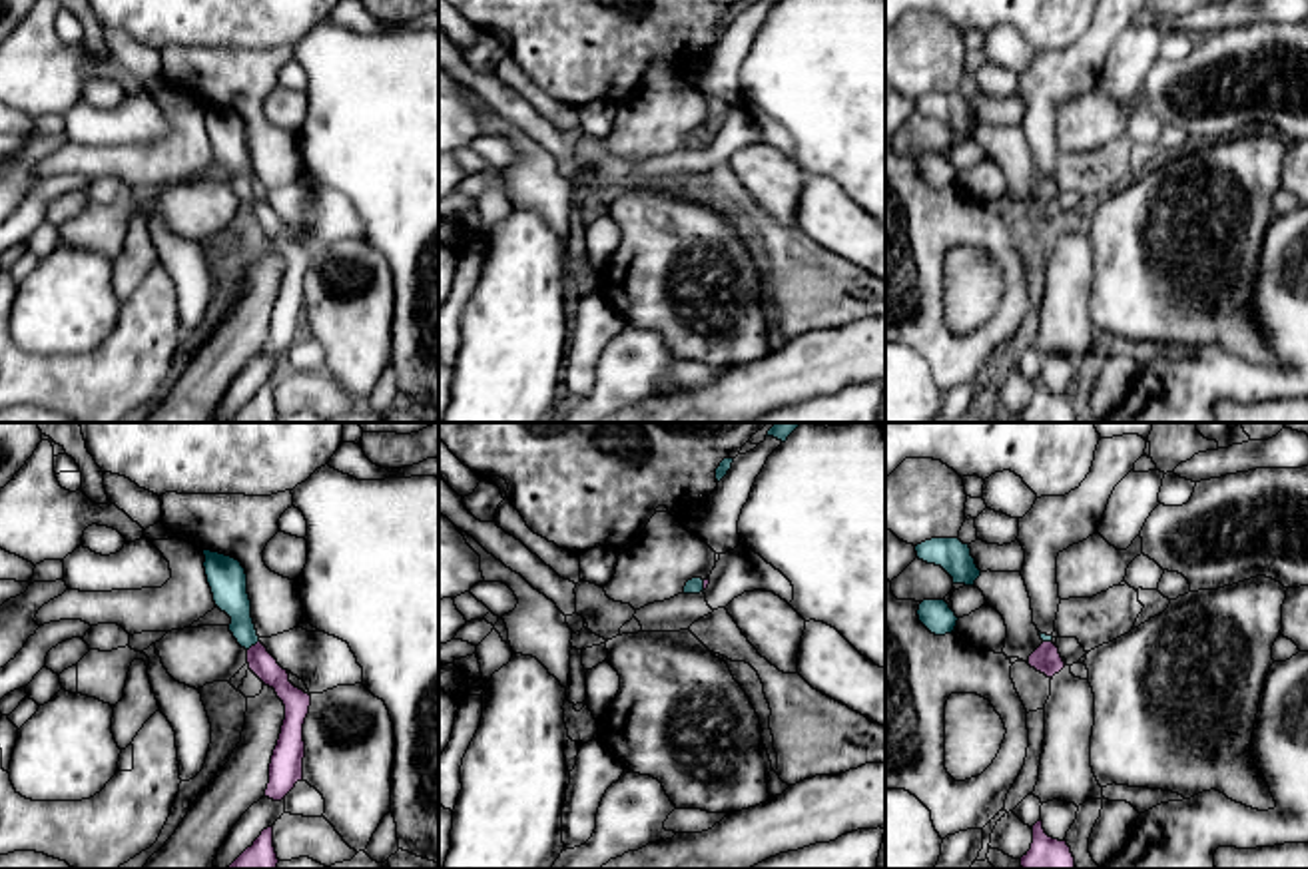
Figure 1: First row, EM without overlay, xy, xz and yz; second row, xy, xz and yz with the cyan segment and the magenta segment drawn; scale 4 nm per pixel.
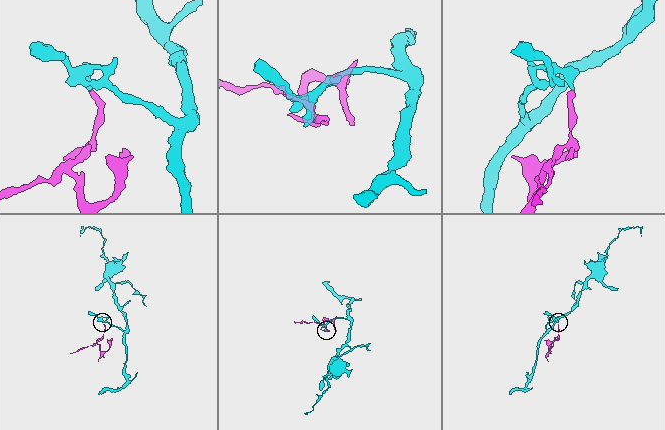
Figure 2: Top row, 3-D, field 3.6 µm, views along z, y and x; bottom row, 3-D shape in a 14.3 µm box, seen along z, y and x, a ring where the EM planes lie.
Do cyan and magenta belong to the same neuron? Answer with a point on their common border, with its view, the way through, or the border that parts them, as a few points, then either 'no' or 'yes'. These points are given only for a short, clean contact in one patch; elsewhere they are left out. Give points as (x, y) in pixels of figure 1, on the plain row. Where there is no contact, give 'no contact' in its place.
meets cyan in xy at (252, 198); border along xy (258, 194), (248, 204); no

